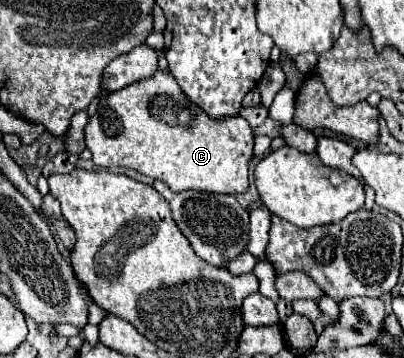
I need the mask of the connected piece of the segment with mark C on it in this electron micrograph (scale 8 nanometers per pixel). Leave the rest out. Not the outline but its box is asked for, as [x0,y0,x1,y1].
[84,69,254,193]

